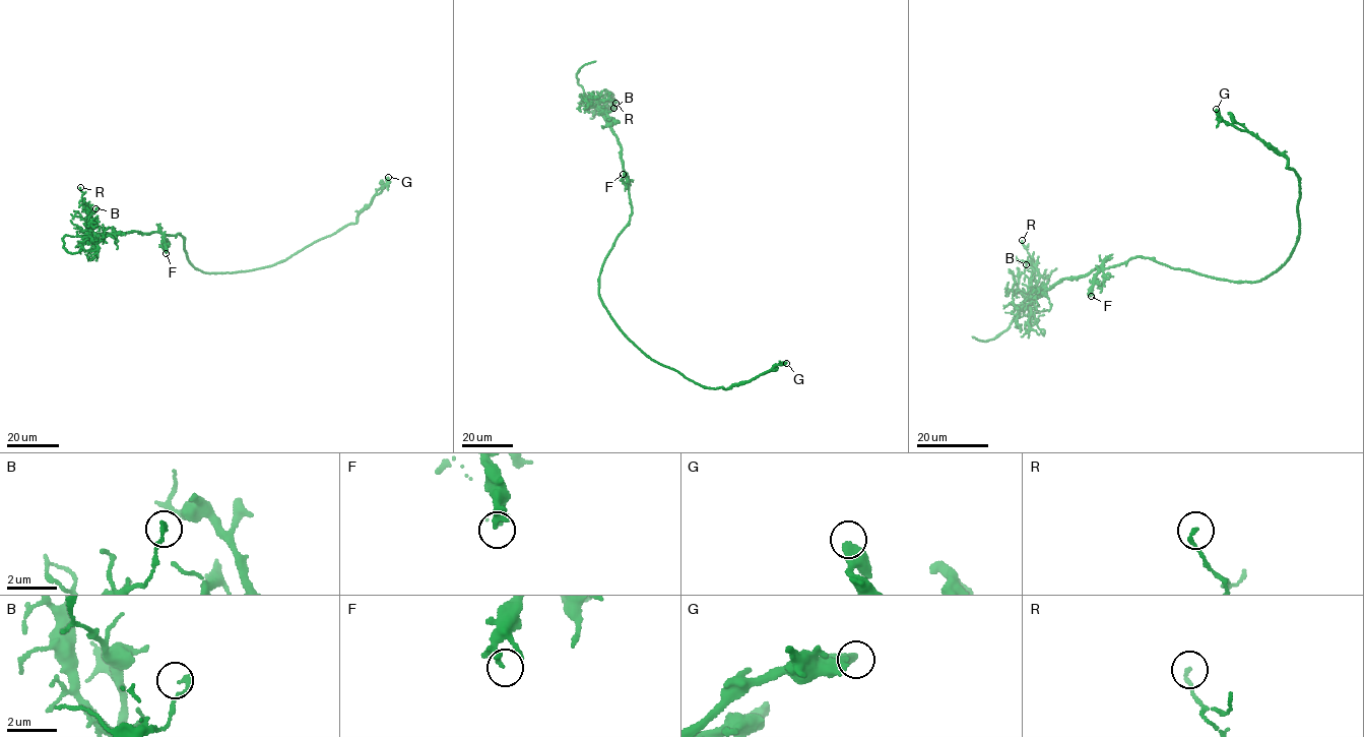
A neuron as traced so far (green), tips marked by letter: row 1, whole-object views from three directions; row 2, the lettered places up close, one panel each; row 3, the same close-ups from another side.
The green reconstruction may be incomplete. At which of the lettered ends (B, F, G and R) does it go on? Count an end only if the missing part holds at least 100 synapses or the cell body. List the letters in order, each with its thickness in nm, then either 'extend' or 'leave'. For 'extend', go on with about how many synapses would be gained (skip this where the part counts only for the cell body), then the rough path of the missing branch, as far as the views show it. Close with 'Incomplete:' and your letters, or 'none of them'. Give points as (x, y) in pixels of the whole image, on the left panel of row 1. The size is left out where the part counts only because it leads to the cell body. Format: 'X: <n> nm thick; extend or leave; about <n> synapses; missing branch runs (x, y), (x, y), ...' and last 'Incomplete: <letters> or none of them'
B: 150 nm thick; leave
F: 320 nm thick; leave
G: 320 nm thick; leave
R: 140 nm thick; leave
Incomplete: none of them

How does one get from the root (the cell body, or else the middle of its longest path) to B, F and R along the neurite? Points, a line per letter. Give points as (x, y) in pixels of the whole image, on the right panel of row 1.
B: (1227, 281), (1138, 257), (1061, 279), (1035, 297), (1025, 298), (1018, 280), (1026, 264)
F: (1227, 281), (1189, 269), (1171, 268), (1151, 258), (1138, 257), (1104, 268), (1096, 275), (1091, 296)
R: (1227, 281), (1138, 257), (1061, 279), (1031, 298), (1032, 259), (1022, 240)

